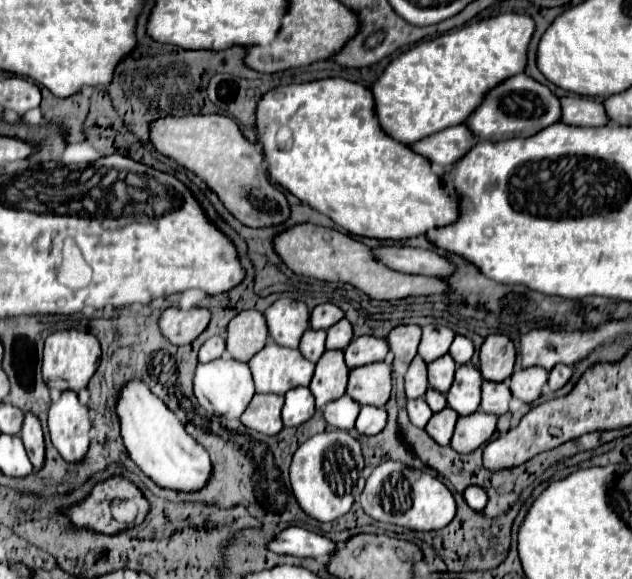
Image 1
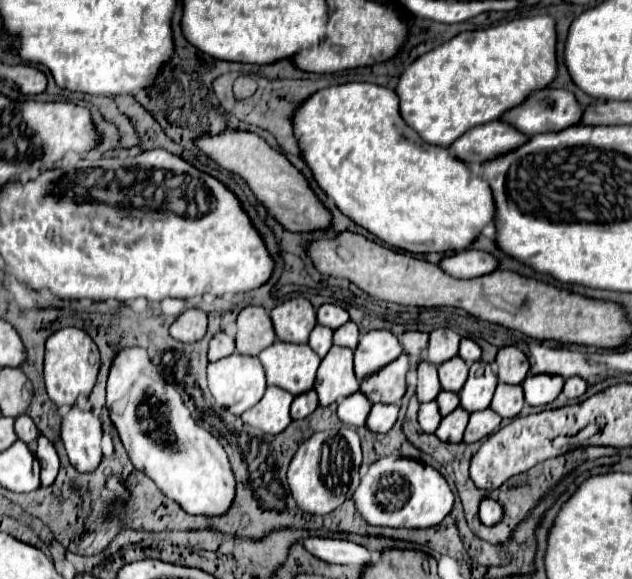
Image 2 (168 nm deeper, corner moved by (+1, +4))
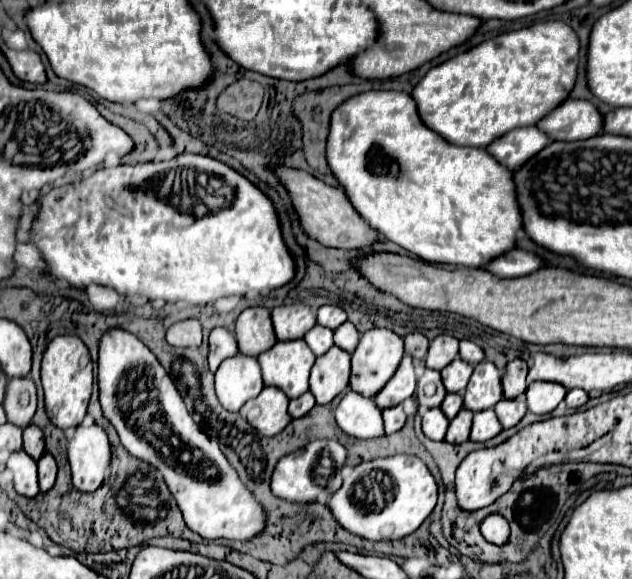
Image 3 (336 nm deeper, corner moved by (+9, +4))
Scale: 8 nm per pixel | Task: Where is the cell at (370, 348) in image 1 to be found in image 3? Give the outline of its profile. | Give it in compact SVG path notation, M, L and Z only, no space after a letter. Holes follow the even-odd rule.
M370 329L362 335L356 351L352 353L352 377L350 377L350 389L364 395L364 397L376 397L376 393L390 381L392 373L396 373L400 361L404 357L404 339L396 335L390 329Z

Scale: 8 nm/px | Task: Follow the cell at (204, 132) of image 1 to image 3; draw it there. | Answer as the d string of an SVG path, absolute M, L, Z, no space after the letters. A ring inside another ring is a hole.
M276 169L278 177L286 185L286 189L292 195L294 207L300 215L304 231L328 247L340 247L340 249L360 249L360 247L372 247L380 239L380 233L376 233L372 227L366 225L366 221L360 217L360 213L354 215L352 203L348 201L348 195L340 187L330 187L324 181L316 179L308 171L298 169Z

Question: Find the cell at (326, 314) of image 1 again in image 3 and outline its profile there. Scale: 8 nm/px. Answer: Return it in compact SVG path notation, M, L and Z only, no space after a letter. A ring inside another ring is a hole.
M326 305L318 309L318 323L328 329L338 329L346 321L346 311L336 305Z

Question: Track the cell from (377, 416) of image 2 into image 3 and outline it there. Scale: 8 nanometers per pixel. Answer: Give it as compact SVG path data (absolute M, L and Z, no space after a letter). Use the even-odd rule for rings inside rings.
M396 405L392 409L384 409L382 415L384 415L384 427L386 427L388 435L400 431L404 427L404 423L406 423L406 413L404 413L402 405Z

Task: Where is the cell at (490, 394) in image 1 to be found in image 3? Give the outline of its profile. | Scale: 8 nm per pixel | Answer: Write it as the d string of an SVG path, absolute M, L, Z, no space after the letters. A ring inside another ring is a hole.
M516 397L516 399L502 399L496 407L494 407L500 423L504 429L516 427L520 423L520 419L528 413L526 409L526 397Z

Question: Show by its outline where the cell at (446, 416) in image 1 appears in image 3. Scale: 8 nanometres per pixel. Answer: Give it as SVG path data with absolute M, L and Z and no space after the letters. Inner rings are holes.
M462 409L450 421L446 441L448 443L464 443L464 441L468 441L470 439L470 429L472 429L472 417L474 417L474 413L470 409Z

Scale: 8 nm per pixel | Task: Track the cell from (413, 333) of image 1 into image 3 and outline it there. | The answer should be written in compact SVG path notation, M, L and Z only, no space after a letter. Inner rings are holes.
M410 333L404 337L406 341L406 353L412 355L414 359L422 359L428 353L430 341L422 333Z

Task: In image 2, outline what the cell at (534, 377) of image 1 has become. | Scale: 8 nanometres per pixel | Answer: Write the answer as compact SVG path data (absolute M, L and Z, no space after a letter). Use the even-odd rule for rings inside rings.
M548 373L528 375L526 381L522 383L524 399L528 405L534 405L534 407L548 405L550 401L556 399L562 385L564 385L564 377L560 375L548 375Z

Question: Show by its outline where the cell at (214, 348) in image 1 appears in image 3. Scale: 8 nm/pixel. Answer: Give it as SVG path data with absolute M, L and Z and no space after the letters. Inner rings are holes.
M216 327L216 329L210 333L210 355L208 355L210 371L214 373L224 359L234 357L236 353L238 353L238 345L234 334L230 333L228 329Z

